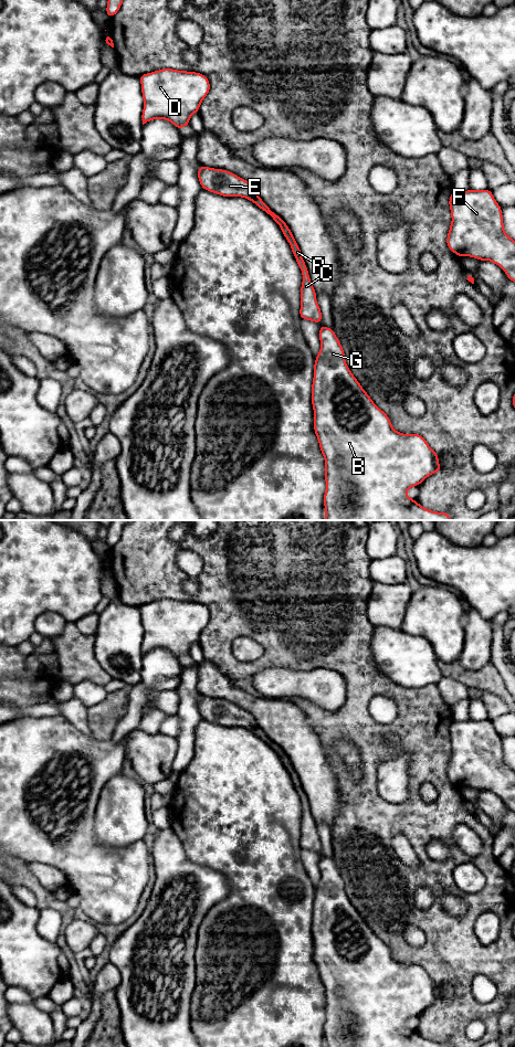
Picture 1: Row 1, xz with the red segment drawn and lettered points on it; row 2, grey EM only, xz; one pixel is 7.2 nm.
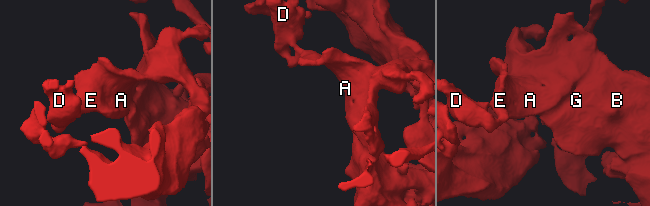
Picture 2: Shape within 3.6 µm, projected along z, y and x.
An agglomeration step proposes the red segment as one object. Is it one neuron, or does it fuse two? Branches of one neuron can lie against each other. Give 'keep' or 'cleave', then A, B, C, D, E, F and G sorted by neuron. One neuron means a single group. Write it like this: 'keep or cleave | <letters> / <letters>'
keep | A B C D E F G

